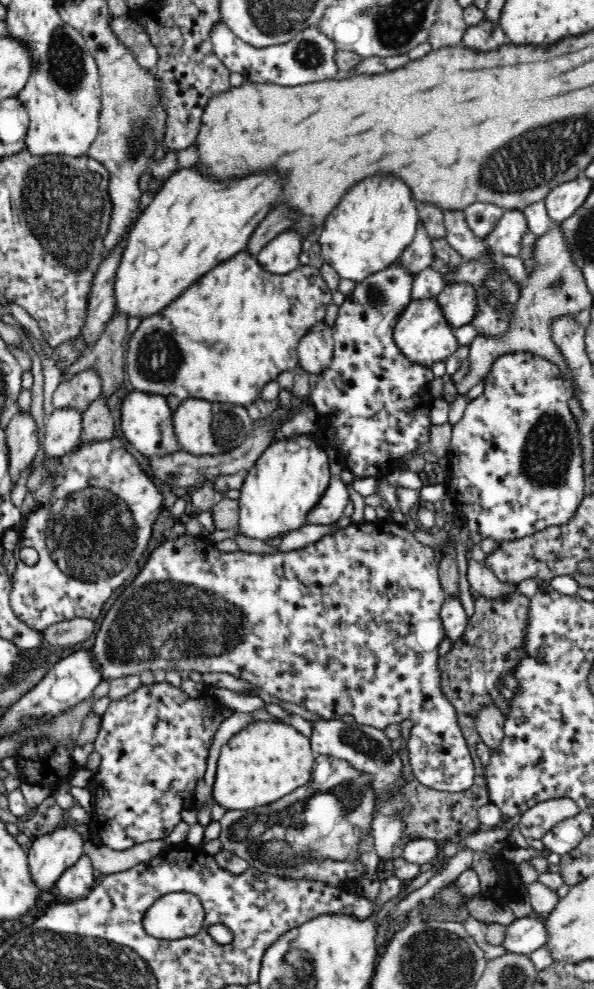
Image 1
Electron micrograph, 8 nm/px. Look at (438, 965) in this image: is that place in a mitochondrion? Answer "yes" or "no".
yes

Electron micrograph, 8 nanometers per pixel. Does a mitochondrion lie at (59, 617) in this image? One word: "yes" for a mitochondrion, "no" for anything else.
no

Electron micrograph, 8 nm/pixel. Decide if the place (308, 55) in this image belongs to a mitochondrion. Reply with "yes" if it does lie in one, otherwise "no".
yes

